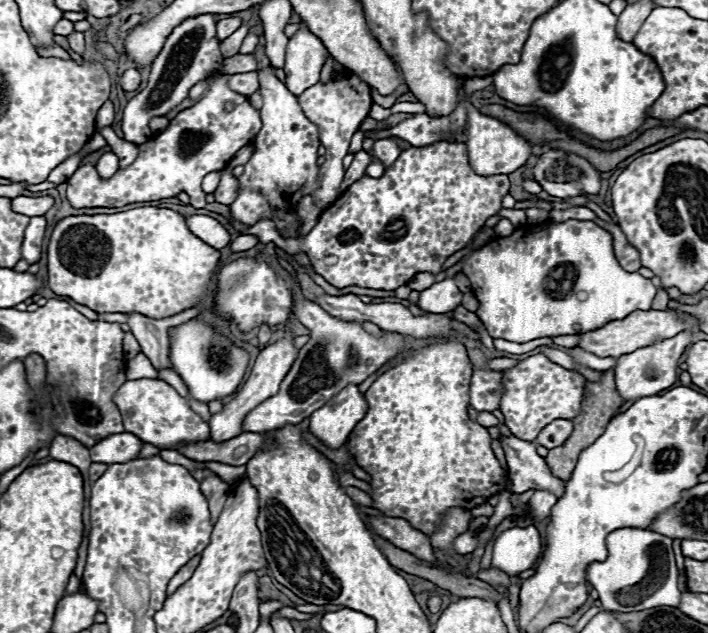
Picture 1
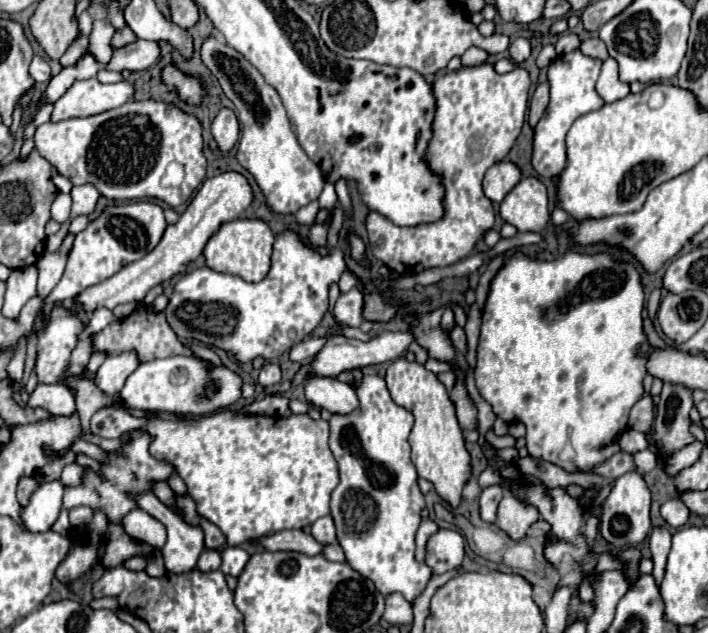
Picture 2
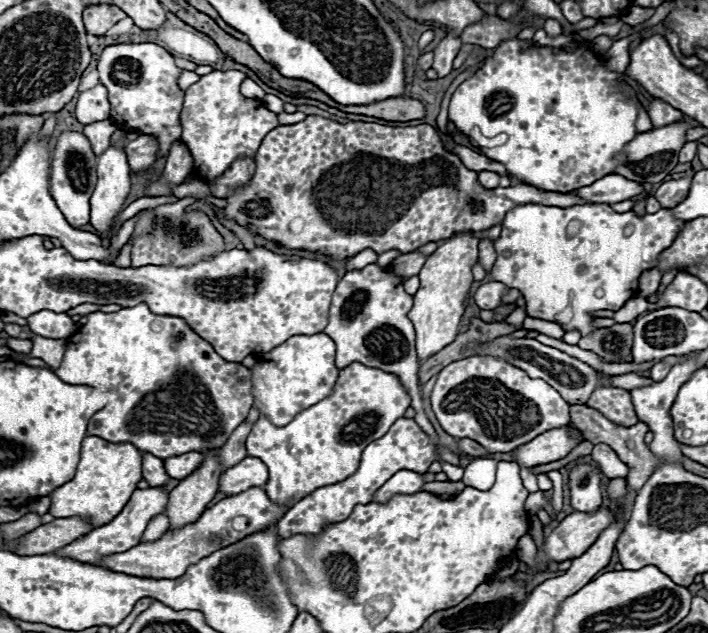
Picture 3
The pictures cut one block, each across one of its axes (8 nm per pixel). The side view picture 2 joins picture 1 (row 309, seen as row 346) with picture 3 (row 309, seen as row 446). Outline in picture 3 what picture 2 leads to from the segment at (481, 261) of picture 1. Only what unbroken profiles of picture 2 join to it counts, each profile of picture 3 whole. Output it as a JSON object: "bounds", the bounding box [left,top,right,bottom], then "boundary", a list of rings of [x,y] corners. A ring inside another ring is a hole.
{"bounds":[492,204,684,334],"boundary":[[[524,204],[516,206],[506,214],[502,222],[502,234],[494,242],[496,248],[496,264],[492,268],[492,278],[498,282],[508,282],[508,286],[518,288],[526,296],[528,316],[556,322],[556,316],[572,304],[572,318],[564,324],[564,330],[578,328],[580,334],[590,334],[596,328],[590,326],[590,312],[596,310],[618,310],[622,308],[638,288],[638,278],[644,270],[656,266],[656,254],[666,250],[672,244],[672,238],[684,226],[682,220],[674,220],[668,208],[662,208],[654,214],[646,214],[638,218],[634,212],[614,212],[608,204],[586,204],[586,206],[572,206],[572,208],[558,208],[558,206],[540,206],[540,204]],[[572,220],[580,222],[580,232],[576,236],[568,236],[568,224]]]}

